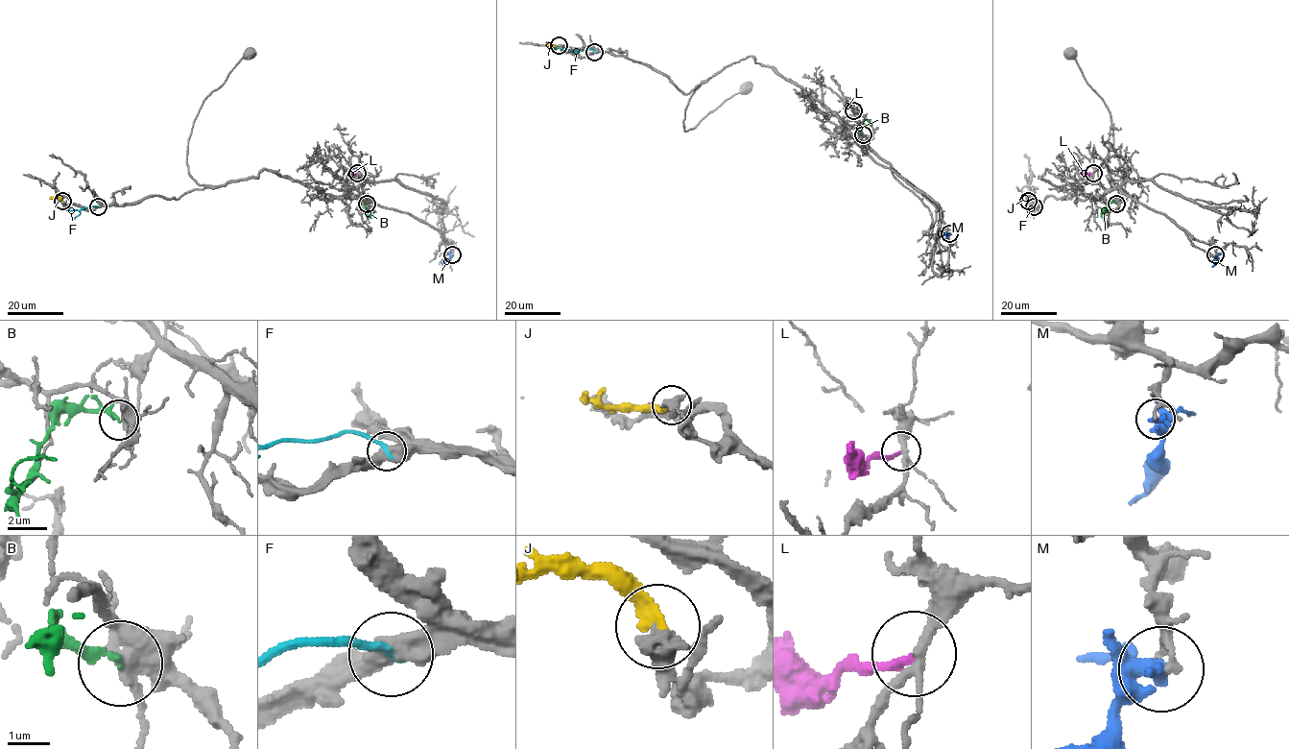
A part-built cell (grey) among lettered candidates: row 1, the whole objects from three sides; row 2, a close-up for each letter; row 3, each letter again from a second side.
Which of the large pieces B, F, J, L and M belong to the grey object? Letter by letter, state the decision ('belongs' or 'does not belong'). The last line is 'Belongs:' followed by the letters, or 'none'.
B: does not belong
F: does not belong
J: belongs
L: does not belong
M: does not belong
Belongs: J

